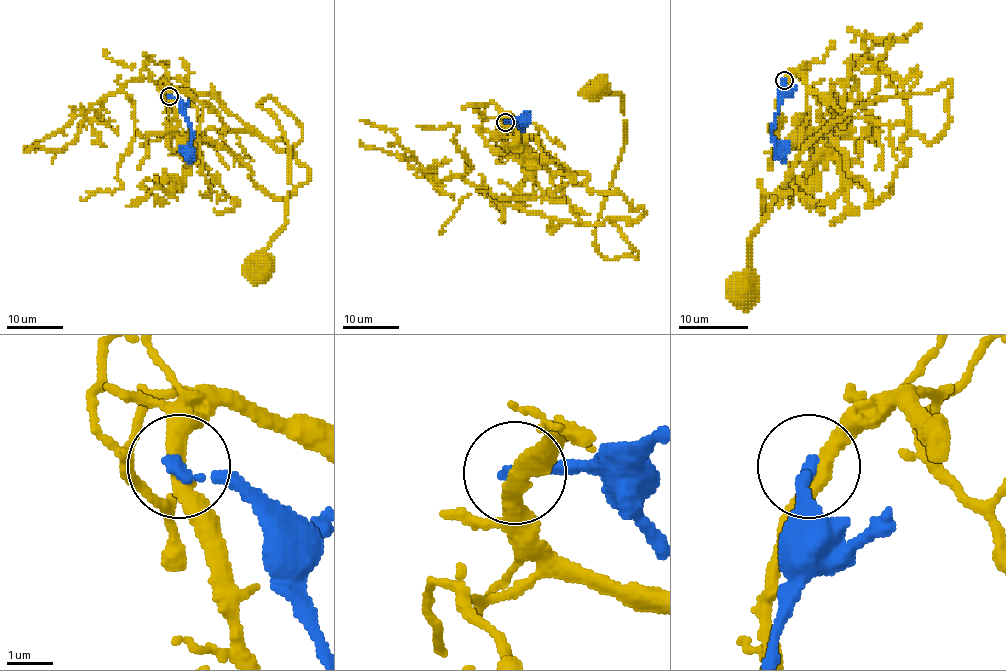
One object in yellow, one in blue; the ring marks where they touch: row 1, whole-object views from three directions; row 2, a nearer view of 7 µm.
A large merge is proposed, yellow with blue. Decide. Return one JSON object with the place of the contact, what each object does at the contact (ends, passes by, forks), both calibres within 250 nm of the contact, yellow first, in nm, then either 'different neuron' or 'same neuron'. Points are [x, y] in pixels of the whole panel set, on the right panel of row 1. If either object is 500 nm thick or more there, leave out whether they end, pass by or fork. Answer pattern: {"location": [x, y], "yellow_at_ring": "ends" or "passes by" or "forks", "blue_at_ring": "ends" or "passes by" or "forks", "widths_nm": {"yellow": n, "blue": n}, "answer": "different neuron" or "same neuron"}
{"location": [784, 80], "yellow_at_ring": "passes by", "blue_at_ring": "ends", "widths_nm": {"yellow": 360, "blue": 200}, "answer": "different neuron"}

